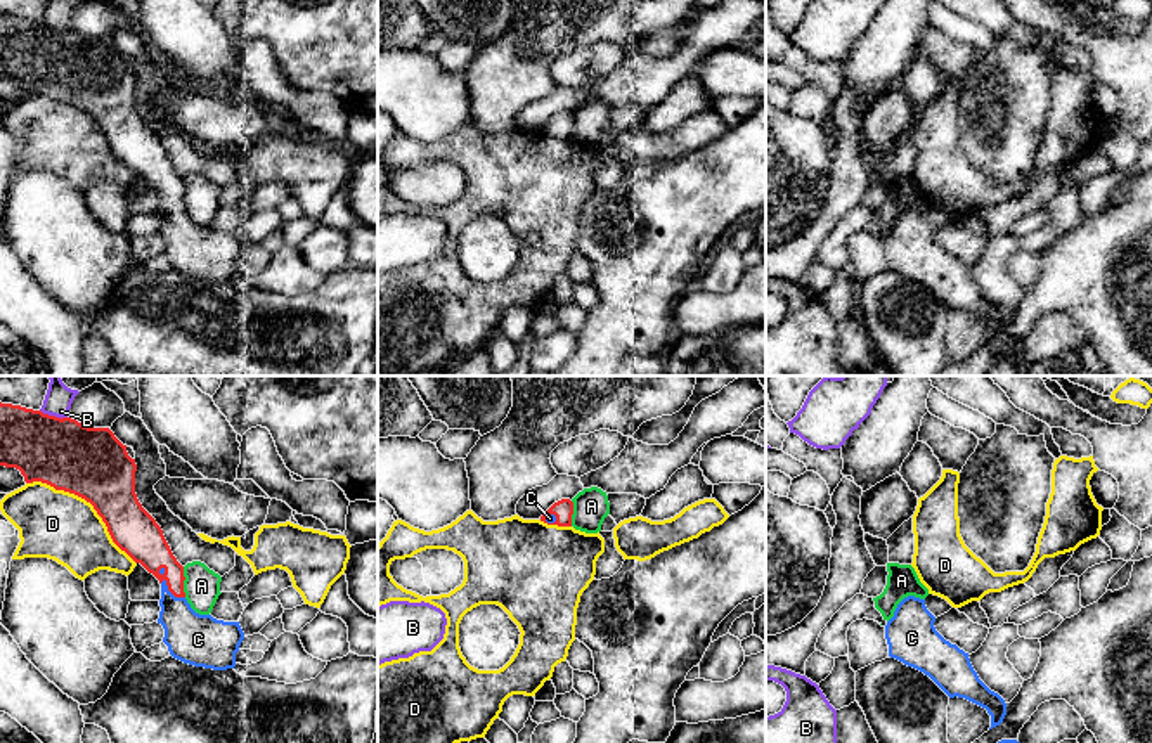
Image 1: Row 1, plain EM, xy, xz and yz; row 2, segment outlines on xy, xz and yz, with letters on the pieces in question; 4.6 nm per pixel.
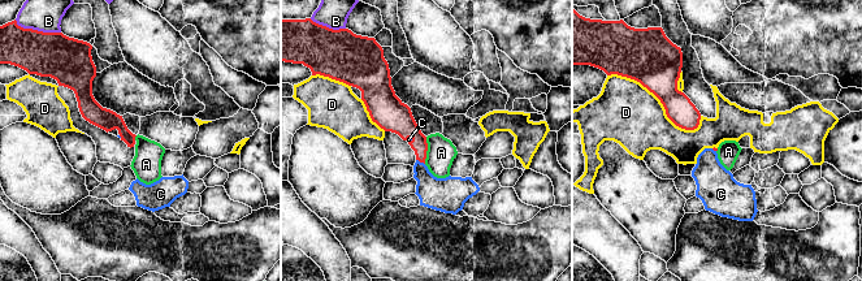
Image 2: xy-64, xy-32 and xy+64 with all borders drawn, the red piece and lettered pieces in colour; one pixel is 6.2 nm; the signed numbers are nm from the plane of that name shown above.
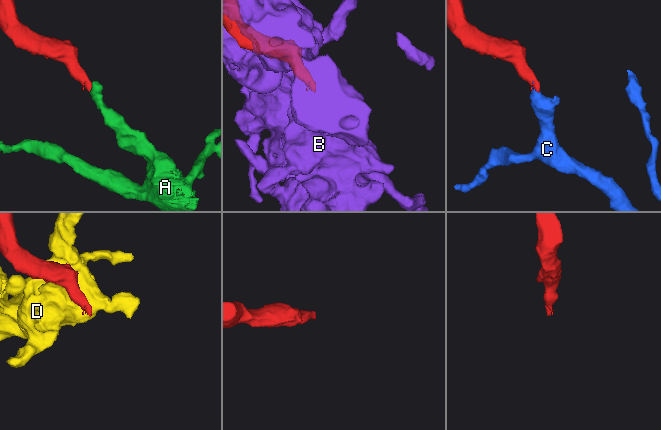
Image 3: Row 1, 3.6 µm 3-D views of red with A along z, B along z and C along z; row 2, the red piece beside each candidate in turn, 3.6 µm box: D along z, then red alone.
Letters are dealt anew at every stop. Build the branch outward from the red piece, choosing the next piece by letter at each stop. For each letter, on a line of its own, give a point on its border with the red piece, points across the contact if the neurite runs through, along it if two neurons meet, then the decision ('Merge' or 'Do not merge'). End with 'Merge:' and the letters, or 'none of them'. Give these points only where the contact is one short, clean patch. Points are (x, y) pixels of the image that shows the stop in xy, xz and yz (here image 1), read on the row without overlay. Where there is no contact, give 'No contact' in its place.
A: Touches red at xy (182, 194). Boundary: xy (182, 179), (186, 208). Do not merge
B: Touches red at xy (54, 28). Do not merge
C: Touches red at xy (170, 203). Path across: xy (146, 156), (170, 186), (170, 203), (175, 227), (191, 250). Merge
D: Touches red at xy (89, 113). Do not merge
Merge: C

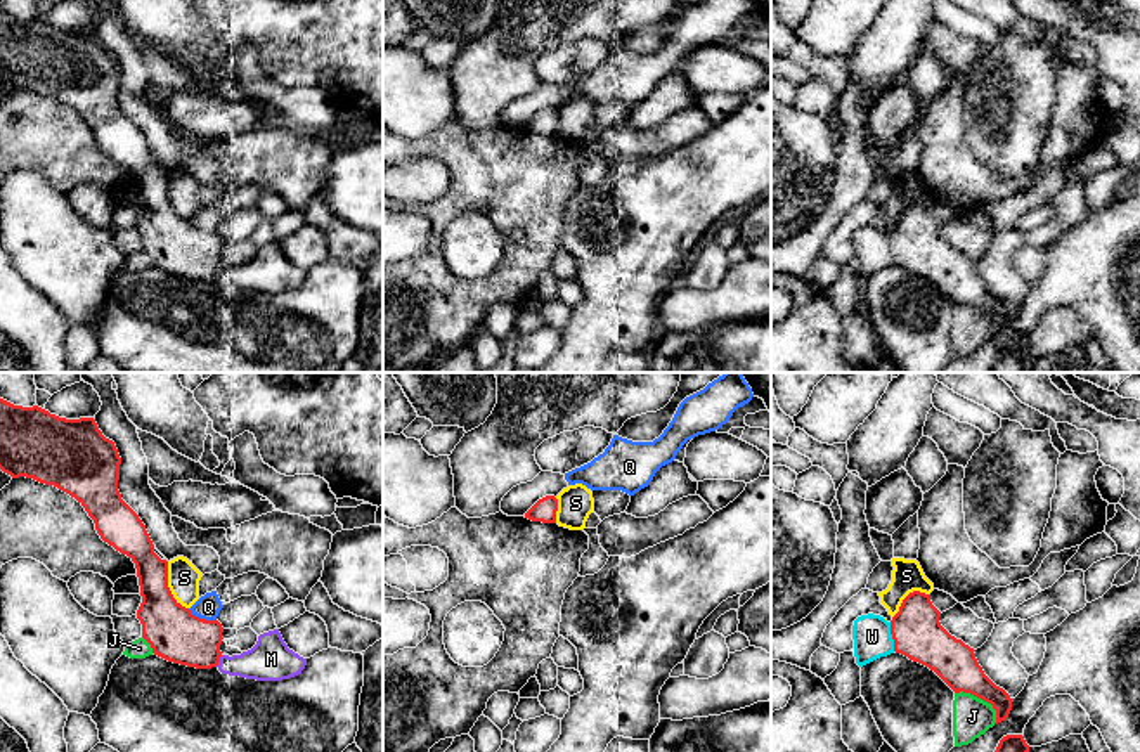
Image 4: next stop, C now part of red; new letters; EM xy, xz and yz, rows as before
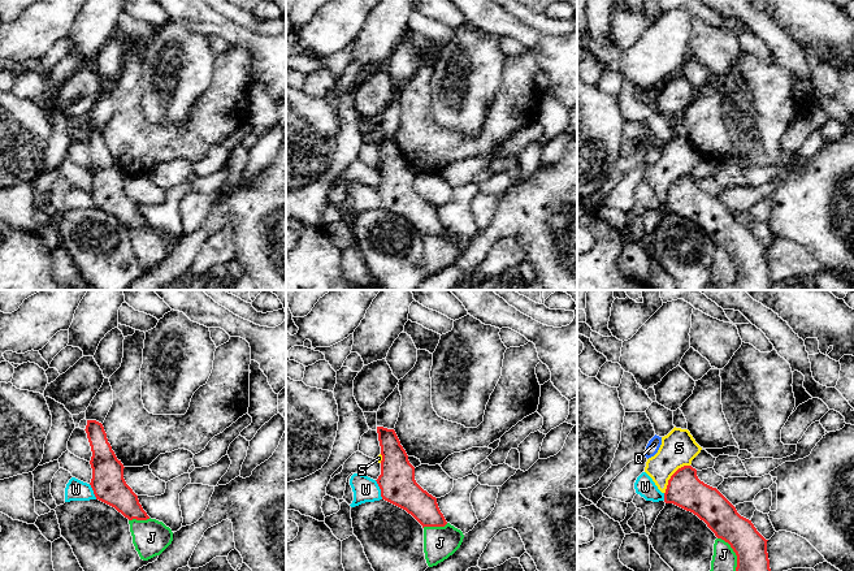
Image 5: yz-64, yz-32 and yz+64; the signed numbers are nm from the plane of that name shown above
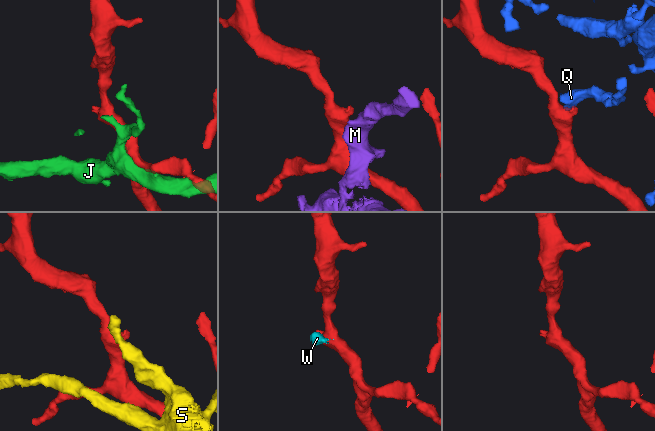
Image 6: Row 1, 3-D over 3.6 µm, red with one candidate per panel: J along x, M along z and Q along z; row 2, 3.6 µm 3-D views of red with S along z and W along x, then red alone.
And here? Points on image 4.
J: Touches red at yz (981, 311). Do not merge
M: Touches red at xy (219, 272). Do not merge
Q: Touches red at xy (201, 231). Do not merge
S: Touches red at xy (167, 198). Do not merge
W: Touches red at yz (893, 248). Boundary: yz (889, 234), (894, 262). Do not merge
Merge: none of them

